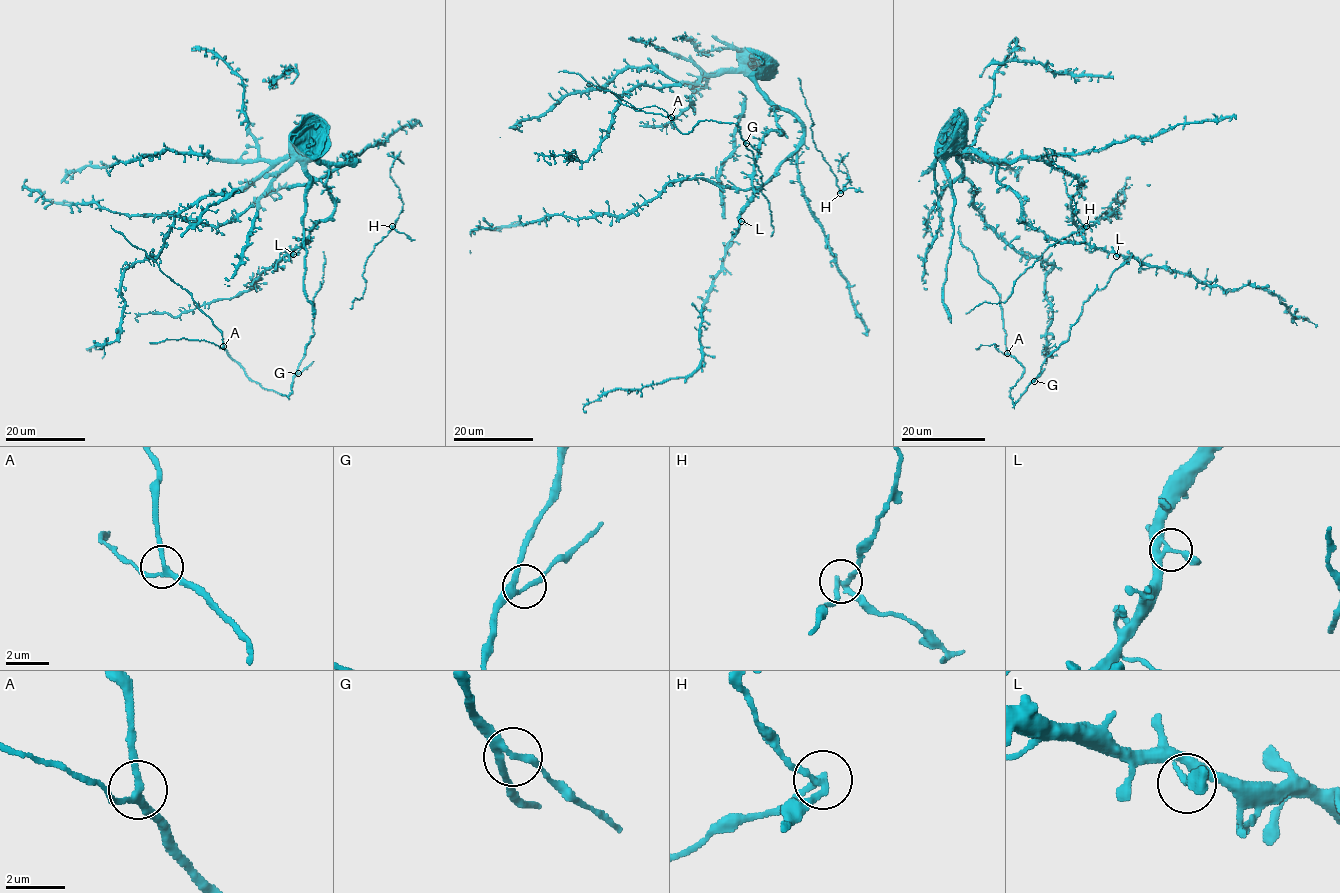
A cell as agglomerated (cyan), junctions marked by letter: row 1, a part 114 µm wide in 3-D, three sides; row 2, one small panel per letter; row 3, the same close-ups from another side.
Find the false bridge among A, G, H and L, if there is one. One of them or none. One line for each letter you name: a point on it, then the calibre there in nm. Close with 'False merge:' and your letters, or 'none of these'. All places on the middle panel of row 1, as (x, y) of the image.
H: place (840, 193); calibre 220 nm
False merge: H

